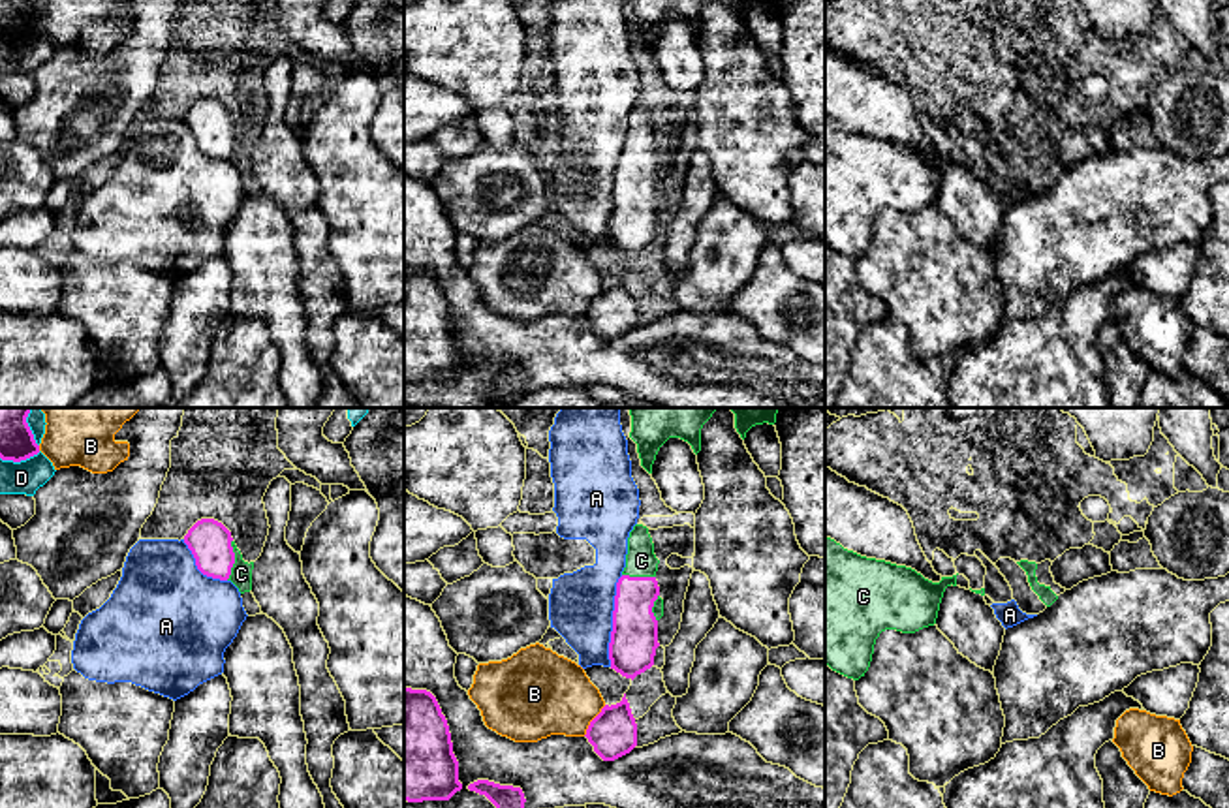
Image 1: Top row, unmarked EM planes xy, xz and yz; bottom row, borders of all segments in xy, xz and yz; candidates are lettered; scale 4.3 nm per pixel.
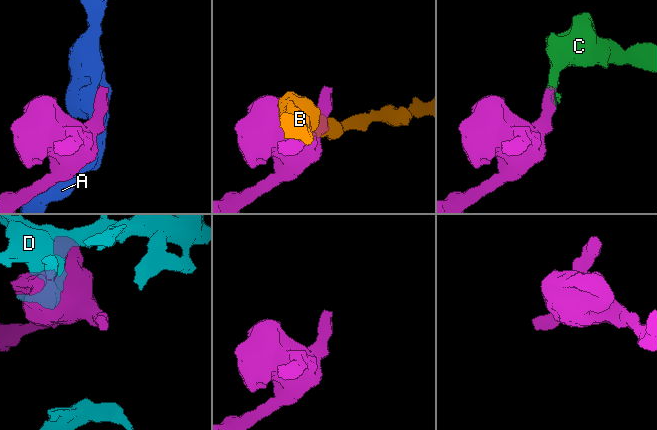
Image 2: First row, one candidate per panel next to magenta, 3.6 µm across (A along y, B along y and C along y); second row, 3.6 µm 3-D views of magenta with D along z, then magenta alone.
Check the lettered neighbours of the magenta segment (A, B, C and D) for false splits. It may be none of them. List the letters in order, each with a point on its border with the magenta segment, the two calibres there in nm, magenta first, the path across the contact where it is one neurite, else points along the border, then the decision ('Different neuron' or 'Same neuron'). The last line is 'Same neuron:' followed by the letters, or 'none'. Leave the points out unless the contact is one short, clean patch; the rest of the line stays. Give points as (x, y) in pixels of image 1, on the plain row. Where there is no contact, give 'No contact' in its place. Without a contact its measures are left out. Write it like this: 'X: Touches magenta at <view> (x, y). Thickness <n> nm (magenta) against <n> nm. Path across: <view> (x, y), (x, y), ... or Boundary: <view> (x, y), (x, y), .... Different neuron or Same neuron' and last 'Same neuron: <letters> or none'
A: Touches magenta at xz (613, 200). Thickness 200 nm (magenta) against 280 nm. Different neuron
B: Touches magenta at xz (592, 299). Thickness 200 nm (magenta) against 360 nm. Different neuron
C: Touches magenta at xy (233, 139). Thickness 180 nm (magenta) against 100 nm. Same neuron
D: Touches magenta at xy (19, 40). Thickness 150 nm (magenta) against 140 nm. Different neuron
Same neuron: C

